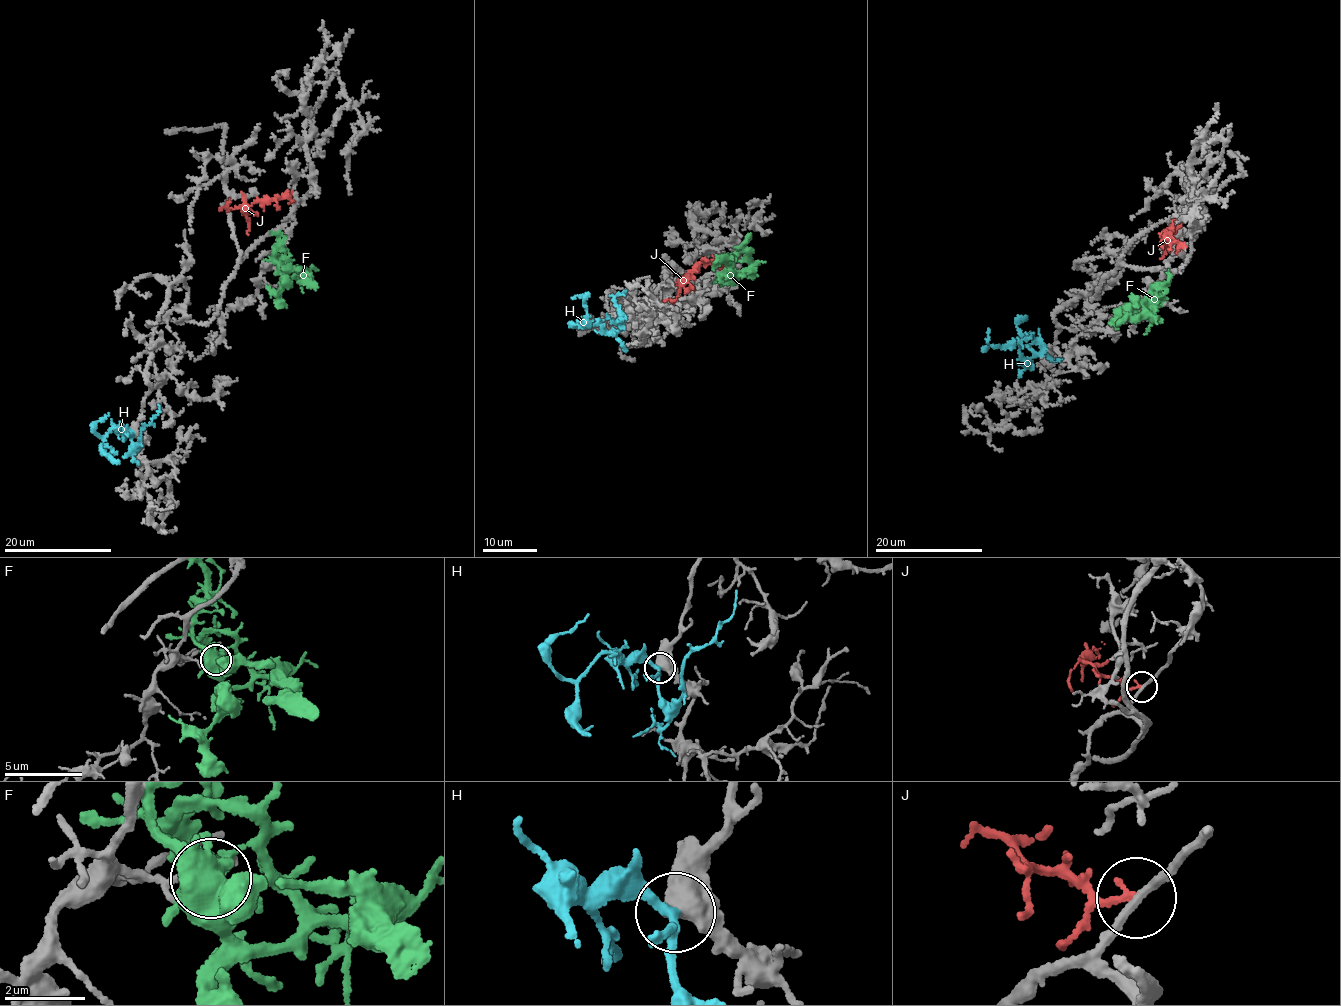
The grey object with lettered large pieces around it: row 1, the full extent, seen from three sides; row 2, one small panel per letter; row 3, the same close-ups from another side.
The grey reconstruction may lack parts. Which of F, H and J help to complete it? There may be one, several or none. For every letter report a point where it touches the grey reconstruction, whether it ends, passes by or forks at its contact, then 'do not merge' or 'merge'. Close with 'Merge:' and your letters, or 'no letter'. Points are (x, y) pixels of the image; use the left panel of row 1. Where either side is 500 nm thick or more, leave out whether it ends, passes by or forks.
F: meets grey at (282, 267); it ends there; do not merge
H: meets grey at (132, 432); merge
J: meets grey at (291, 191); it ends there; do not merge
Merge: H

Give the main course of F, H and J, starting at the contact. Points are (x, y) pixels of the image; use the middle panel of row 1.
F: (732, 276), (731, 261), (744, 258), (746, 249), (743, 243), (750, 233)
H: (620, 328), (609, 332), (596, 324), (586, 323), (583, 303), (586, 296), (583, 294), (572, 298)
J: (724, 267), (708, 262), (696, 265), (684, 275), (674, 301)

